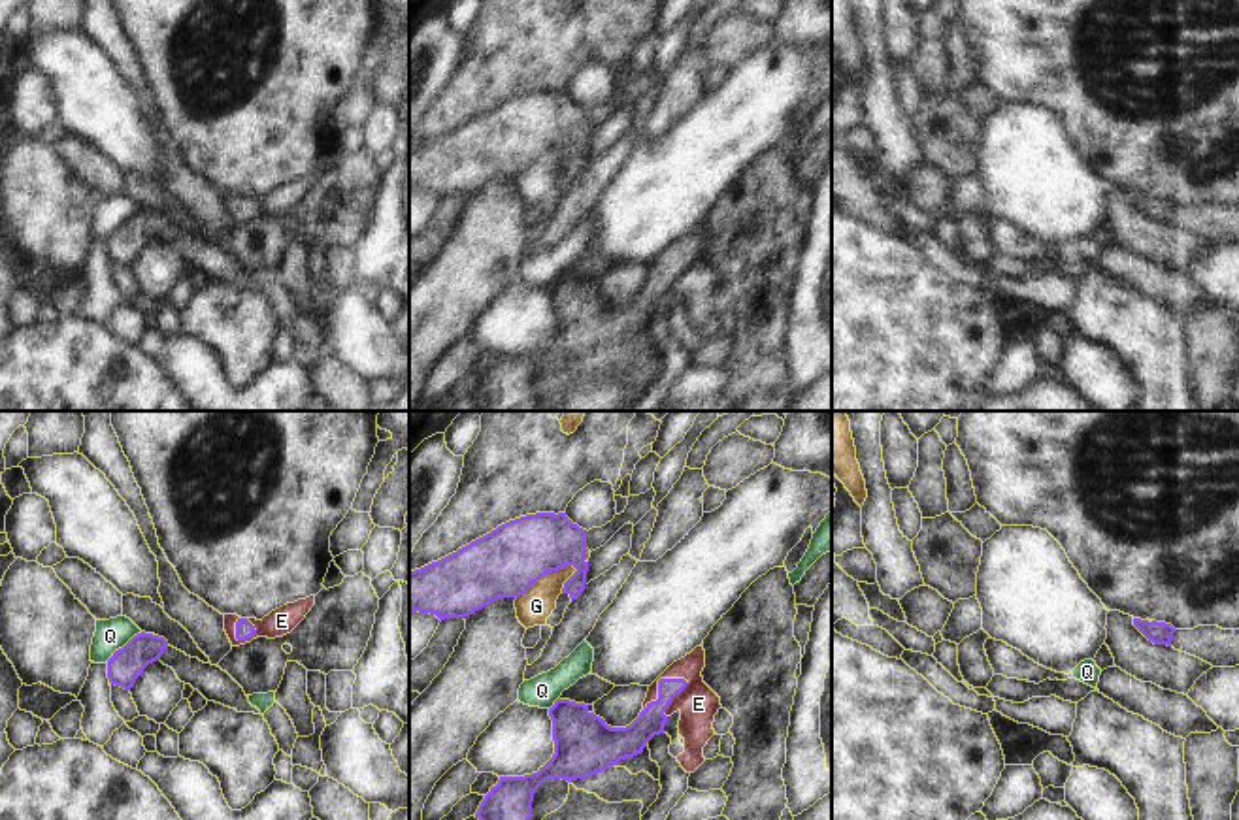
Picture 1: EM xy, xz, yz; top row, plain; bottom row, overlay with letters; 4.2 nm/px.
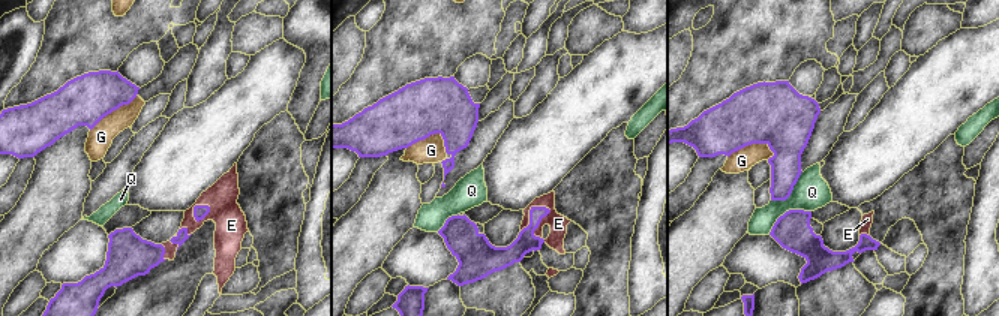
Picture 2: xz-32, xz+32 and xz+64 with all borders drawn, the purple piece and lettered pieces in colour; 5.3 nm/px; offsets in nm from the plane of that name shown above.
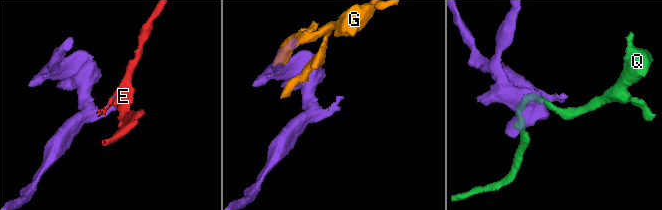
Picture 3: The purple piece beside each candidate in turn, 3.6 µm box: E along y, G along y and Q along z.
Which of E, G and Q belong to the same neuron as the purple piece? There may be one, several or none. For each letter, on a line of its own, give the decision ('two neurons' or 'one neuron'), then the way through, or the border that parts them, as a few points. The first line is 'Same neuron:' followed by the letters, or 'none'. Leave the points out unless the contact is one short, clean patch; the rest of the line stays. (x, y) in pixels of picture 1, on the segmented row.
Same neuron: E
E: one neuron; way xz (651, 721), (659, 705), (659, 683), (683, 679), (698, 704)
G: two neurons
Q: two neurons; border xy (142, 632), (134, 634), (106, 662)

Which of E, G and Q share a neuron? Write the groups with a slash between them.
E / G / Q

